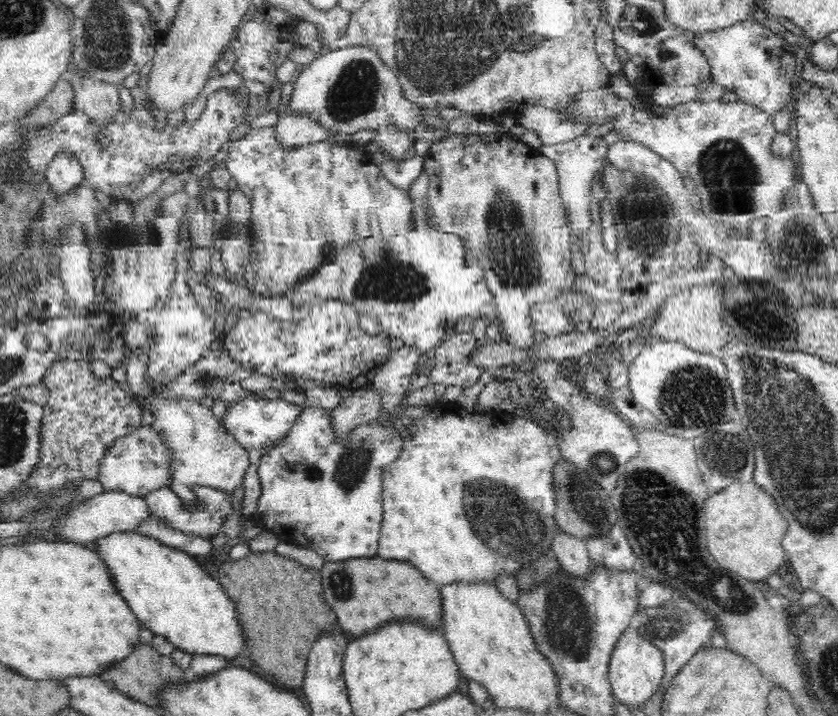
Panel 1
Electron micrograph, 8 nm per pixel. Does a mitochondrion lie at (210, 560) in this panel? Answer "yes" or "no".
no

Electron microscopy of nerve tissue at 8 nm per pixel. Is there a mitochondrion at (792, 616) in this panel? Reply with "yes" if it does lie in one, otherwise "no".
no

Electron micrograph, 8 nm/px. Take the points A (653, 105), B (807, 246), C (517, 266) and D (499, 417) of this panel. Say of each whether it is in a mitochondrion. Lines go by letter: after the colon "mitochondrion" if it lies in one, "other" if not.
A: other
B: mitochondrion
C: mitochondrion
D: other

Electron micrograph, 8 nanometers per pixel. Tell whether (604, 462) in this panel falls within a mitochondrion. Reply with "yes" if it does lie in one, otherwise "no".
yes

